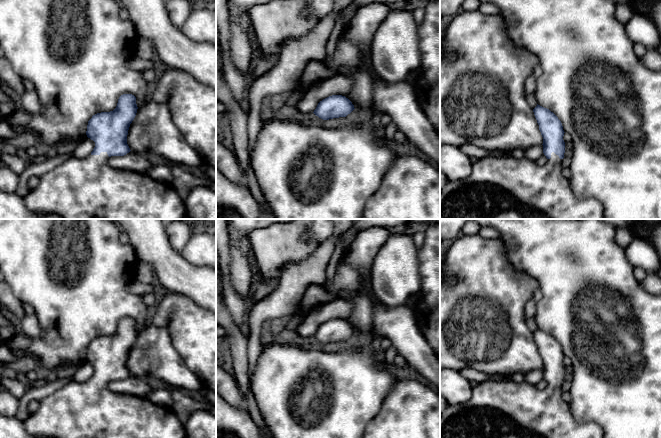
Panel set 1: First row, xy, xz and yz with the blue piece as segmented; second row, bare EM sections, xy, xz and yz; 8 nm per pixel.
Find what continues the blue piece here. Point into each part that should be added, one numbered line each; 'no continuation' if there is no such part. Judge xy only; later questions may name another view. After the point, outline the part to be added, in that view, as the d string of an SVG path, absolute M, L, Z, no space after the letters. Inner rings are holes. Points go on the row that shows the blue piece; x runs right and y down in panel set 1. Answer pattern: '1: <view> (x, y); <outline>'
1: xy (79, 188); M107 152L85 158L70 157L52 170L39 175L38 185L24 197L29 211L59 214L64 219L183 219L185 202L171 184L156 181L144 173L116 169L108 165Z

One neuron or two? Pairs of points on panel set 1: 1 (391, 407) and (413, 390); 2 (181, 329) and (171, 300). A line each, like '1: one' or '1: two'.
1: one
2: one

